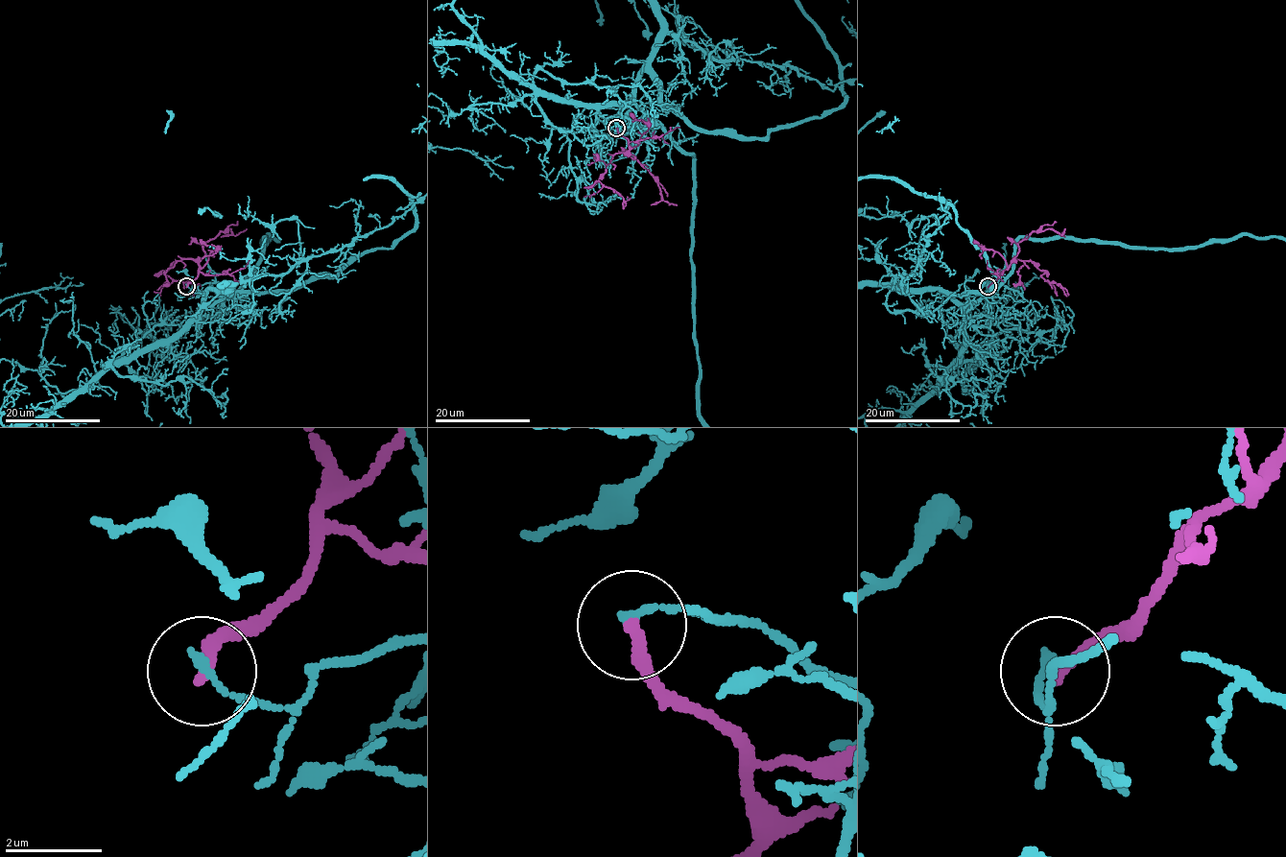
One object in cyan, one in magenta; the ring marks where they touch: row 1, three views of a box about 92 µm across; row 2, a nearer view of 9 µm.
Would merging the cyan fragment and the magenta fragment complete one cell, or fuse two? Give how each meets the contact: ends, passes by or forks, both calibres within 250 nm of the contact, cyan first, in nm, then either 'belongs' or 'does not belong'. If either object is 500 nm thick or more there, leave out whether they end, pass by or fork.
cyan ends | magenta ends | 200/240 nm | does not belong

